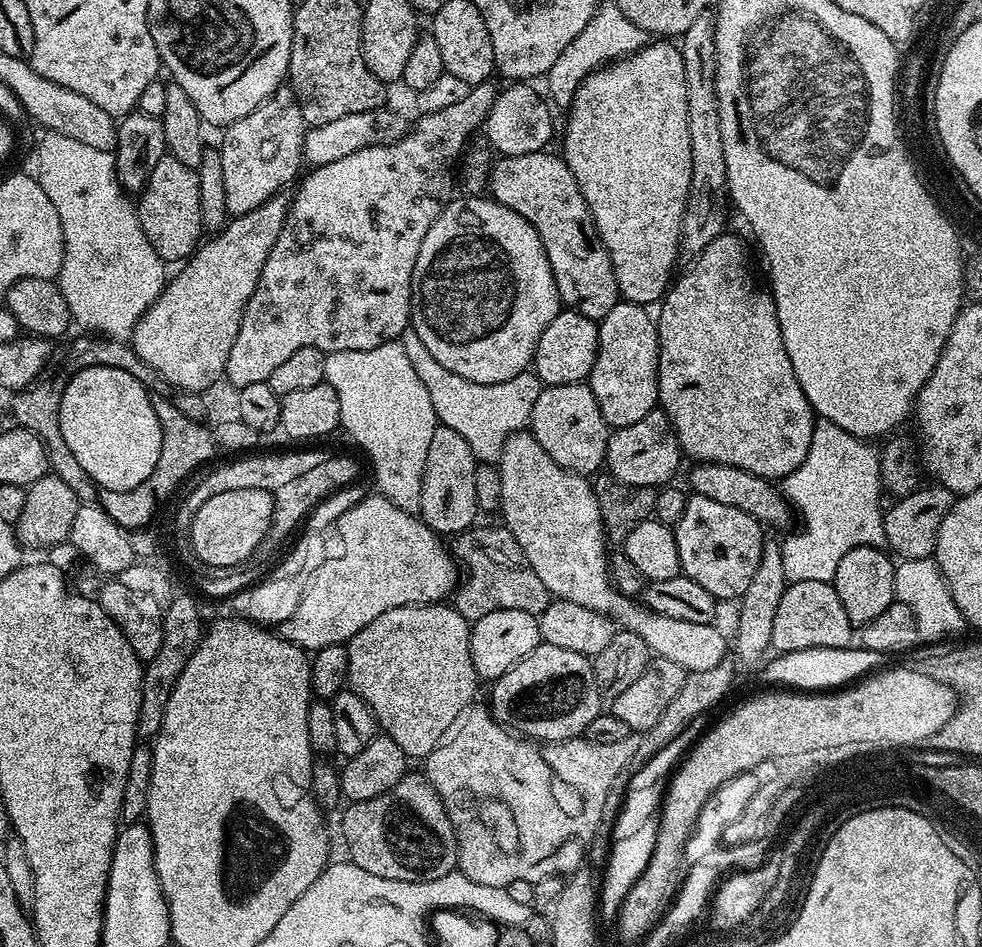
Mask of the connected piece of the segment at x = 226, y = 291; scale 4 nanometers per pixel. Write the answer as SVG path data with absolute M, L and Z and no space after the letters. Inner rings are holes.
M277 194L269 198L262 206L258 206L258 210L250 210L241 216L232 216L227 225L215 233L211 238L212 240L205 239L203 243L197 247L195 253L188 257L184 268L176 277L169 279L165 283L163 290L160 292L160 297L152 303L146 310L146 314L141 320L136 323L136 328L132 331L130 337L130 345L136 352L139 358L145 362L146 366L152 368L153 373L157 377L160 376L168 384L173 384L174 389L180 392L205 392L210 386L217 384L224 376L224 367L226 366L226 358L230 358L230 346L234 346L234 338L238 338L238 326L242 322L242 314L244 313L244 304L250 302L250 294L254 294L254 286L258 286L258 278L262 274L262 266L266 266L266 258L270 254L270 250L274 246L274 242L278 238L278 234L282 234L282 226L288 217L288 205L290 203L289 197L284 194Z

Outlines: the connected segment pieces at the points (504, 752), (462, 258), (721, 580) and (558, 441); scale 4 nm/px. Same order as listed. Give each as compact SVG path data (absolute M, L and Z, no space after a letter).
M480 702L469 704L462 710L462 714L458 714L458 718L454 718L454 722L450 722L450 730L446 730L444 741L426 757L423 761L424 768L422 768L422 775L432 783L438 798L442 798L442 806L456 831L456 862L459 872L466 878L470 878L470 882L478 882L478 886L506 889L510 886L510 882L537 884L542 878L551 876L564 878L575 872L585 863L584 855L593 847L598 821L600 821L600 807L604 803L604 793L608 790L608 784L612 783L612 777L620 771L621 764L630 762L634 758L639 741L639 735L630 734L622 738L622 742L602 742L601 744L583 738L559 742L537 742L519 734L513 734L495 720L491 711L485 705L483 708Z
M464 194L446 205L442 214L434 222L434 226L430 226L426 239L422 241L422 250L418 250L418 262L414 266L412 275L410 326L418 334L418 338L422 338L426 350L430 350L430 354L434 354L436 361L442 362L442 366L446 366L446 370L458 374L458 378L466 378L470 382L482 382L483 384L510 382L510 378L529 371L530 365L536 359L536 347L538 338L542 338L542 330L546 330L546 326L550 326L550 322L554 322L554 318L560 311L562 311L560 295L556 289L554 274L550 270L550 262L546 258L546 250L542 246L542 238L538 238L538 230L534 230L534 226L530 226L530 222L526 222L526 218L522 218L522 214L502 206L497 200L484 194Z
M692 494L674 531L681 573L698 582L698 586L710 590L717 601L739 601L746 586L750 586L754 570L758 570L762 558L766 532L760 521L750 514L742 514L742 510L734 510L734 506L714 502L714 498Z
M587 383L541 387L528 423L538 446L542 446L558 466L581 474L596 474L605 467L610 429Z

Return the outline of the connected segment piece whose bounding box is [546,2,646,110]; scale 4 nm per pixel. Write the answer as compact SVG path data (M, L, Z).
M601 3L590 18L590 22L586 22L582 32L578 34L578 38L574 38L574 42L570 42L566 50L562 50L558 62L550 66L546 81L548 80L548 88L552 91L551 103L556 108L560 107L561 110L567 109L572 103L578 86L590 73L597 72L599 68L604 67L605 64L611 64L613 60L628 56L631 52L637 52L644 47L645 43L646 33L638 26L634 26L634 22L630 22L630 18L626 18L622 10L618 10L616 3Z

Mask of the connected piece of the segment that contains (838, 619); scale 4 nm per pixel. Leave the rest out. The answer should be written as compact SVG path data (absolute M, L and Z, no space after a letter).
M791 582L778 602L770 638L771 651L776 654L812 647L846 648L853 643L854 625L846 618L846 610L831 582Z

